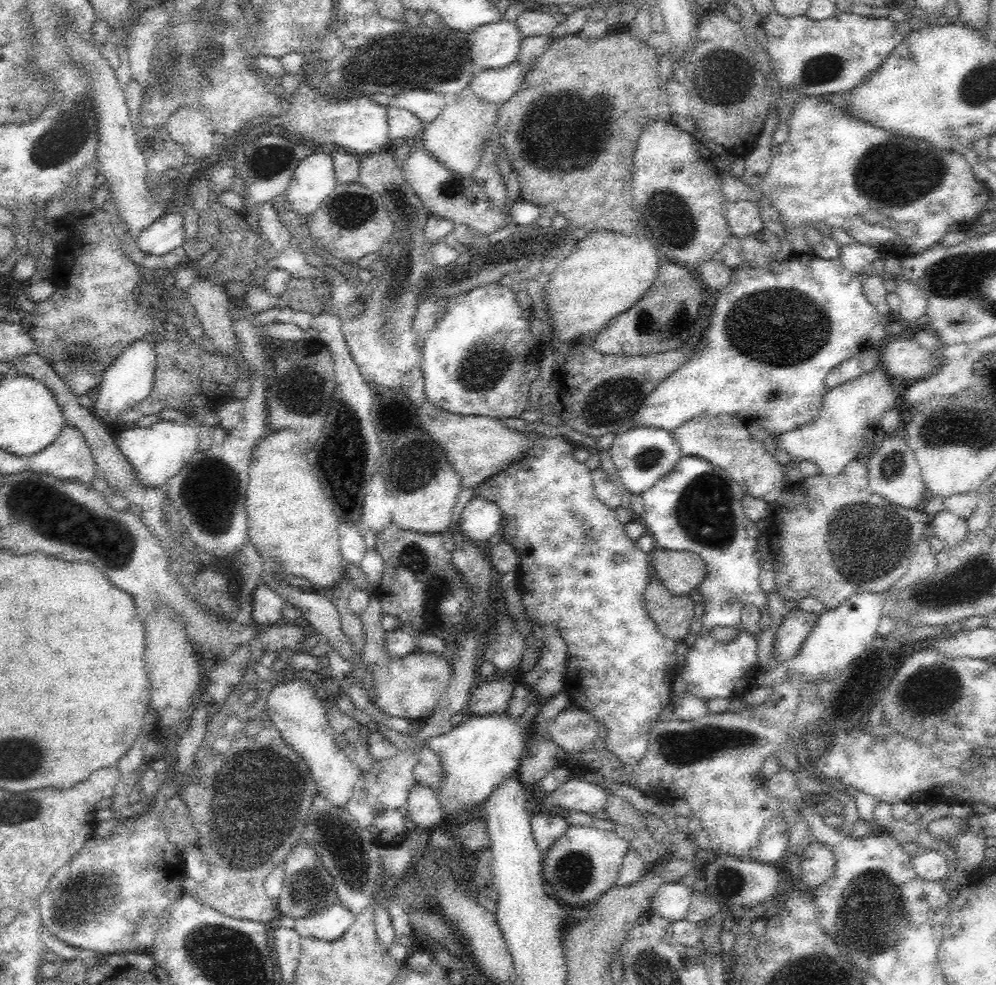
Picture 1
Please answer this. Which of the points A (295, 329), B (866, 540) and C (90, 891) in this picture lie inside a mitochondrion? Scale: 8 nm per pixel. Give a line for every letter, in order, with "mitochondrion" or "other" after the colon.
A: other
B: mitochondrion
C: mitochondrion

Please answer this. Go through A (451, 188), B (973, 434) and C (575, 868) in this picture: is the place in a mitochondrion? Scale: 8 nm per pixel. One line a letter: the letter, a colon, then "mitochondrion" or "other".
A: mitochondrion
B: mitochondrion
C: mitochondrion

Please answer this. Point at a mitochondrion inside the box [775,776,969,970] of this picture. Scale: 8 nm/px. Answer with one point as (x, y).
(875, 919)

